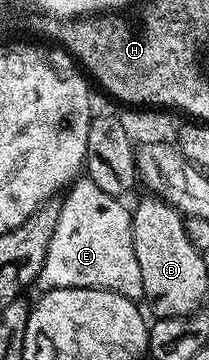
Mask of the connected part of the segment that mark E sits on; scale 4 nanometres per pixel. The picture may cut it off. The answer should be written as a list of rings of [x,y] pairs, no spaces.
[[[87,177],[76,180],[64,192],[59,209],[59,221],[55,221],[55,233],[51,233],[47,245],[47,257],[43,257],[43,269],[39,269],[36,286],[42,292],[68,287],[98,287],[104,291],[114,291],[134,301],[145,294],[143,273],[139,273],[139,261],[133,248],[133,216],[130,208],[124,207],[115,195],[103,193],[95,181]]]

